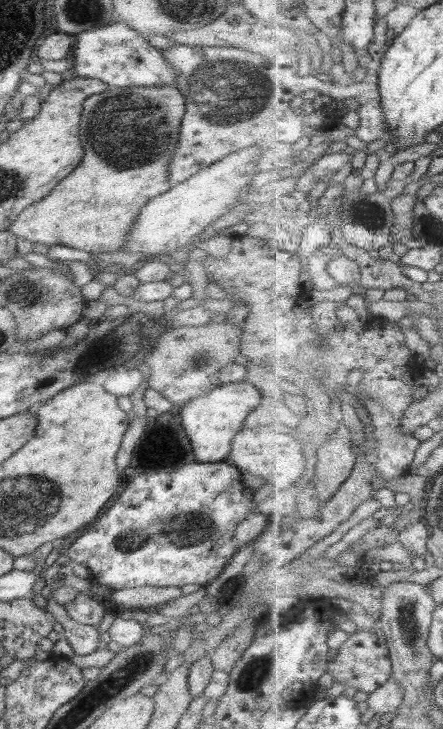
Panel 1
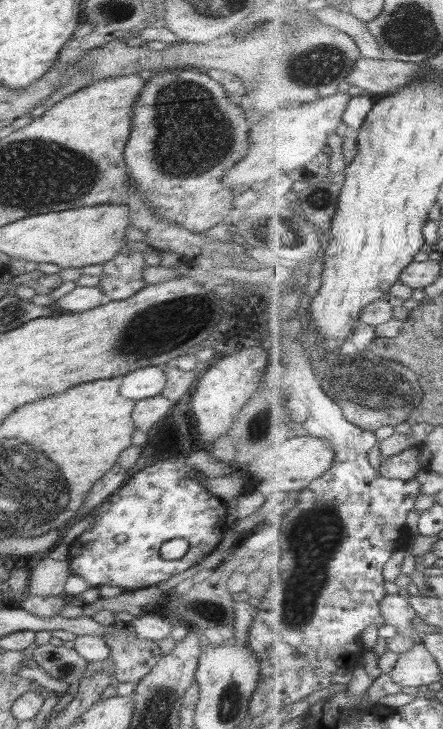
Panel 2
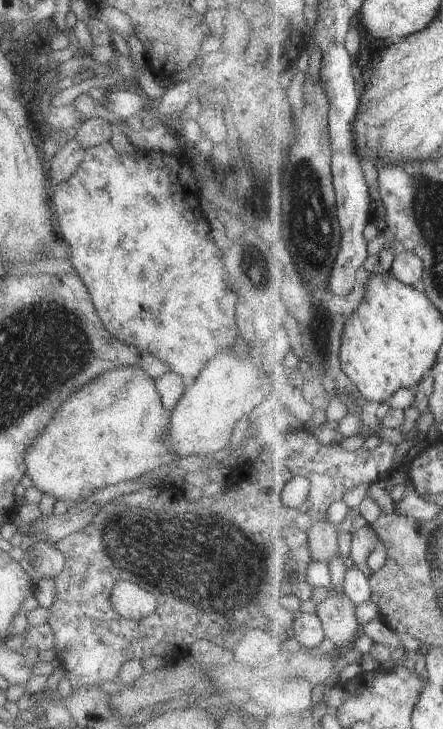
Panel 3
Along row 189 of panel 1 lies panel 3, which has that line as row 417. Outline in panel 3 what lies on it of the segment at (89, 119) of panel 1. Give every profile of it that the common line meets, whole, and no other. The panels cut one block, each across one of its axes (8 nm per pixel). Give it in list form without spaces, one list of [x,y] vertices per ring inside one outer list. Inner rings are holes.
[[[137,366],[113,368],[113,370],[107,370],[107,372],[99,374],[99,376],[95,376],[95,378],[89,380],[89,382],[87,382],[81,390],[77,390],[75,394],[71,394],[71,396],[55,410],[55,416],[53,416],[51,424],[49,424],[49,422],[45,424],[45,428],[41,430],[41,434],[35,438],[33,444],[27,446],[27,450],[25,450],[25,454],[23,454],[23,462],[26,468],[25,473],[31,480],[32,486],[35,486],[35,488],[42,493],[45,492],[45,494],[49,494],[49,496],[53,496],[53,498],[57,498],[57,500],[64,501],[67,504],[82,500],[100,488],[115,485],[119,482],[125,482],[125,480],[133,481],[135,478],[147,474],[147,472],[155,470],[155,468],[167,466],[167,464],[171,464],[171,462],[177,463],[180,460],[177,454],[167,452],[167,446],[165,446],[165,442],[163,442],[163,434],[165,434],[165,428],[169,426],[169,412],[161,406],[159,396],[157,396],[158,392],[155,390],[155,385],[153,384],[153,379],[149,378],[149,375],[145,374],[142,368]]]

